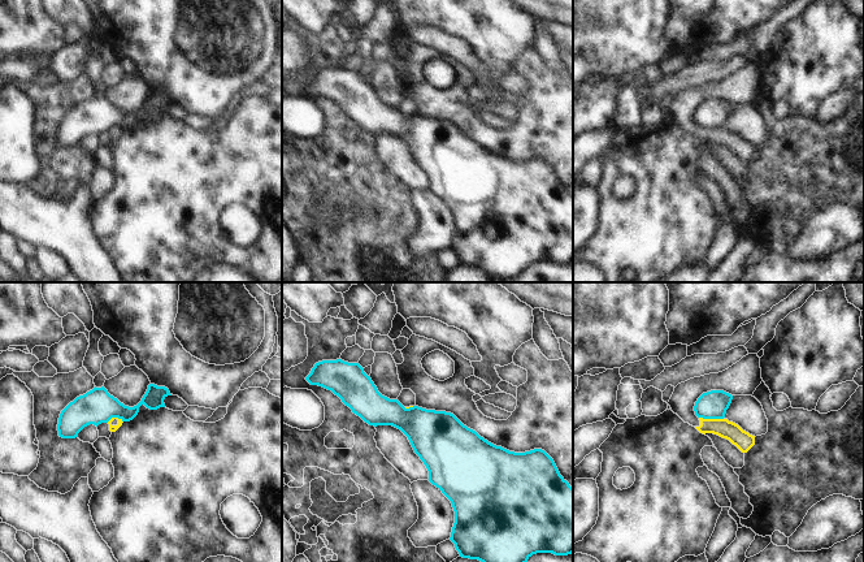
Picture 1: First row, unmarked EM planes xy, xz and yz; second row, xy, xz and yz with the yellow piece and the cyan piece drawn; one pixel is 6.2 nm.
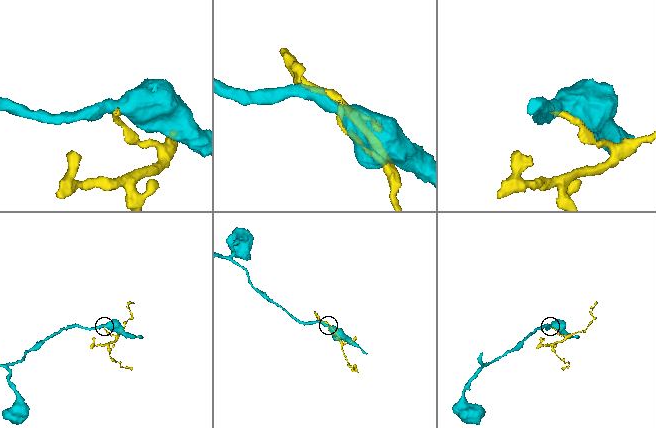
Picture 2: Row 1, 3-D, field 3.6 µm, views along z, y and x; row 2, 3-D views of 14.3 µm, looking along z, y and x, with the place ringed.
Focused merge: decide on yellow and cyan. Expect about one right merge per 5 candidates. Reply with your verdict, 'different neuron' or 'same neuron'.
different neuron

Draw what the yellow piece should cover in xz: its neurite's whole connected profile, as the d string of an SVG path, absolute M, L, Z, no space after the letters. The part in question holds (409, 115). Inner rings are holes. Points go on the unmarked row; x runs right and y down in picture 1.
M403 98L400 104L398 105L398 109L405 116L413 116L416 114L416 103L411 98Z

